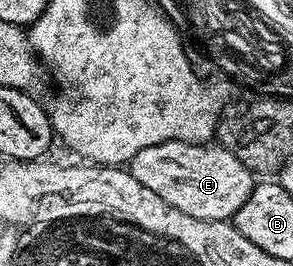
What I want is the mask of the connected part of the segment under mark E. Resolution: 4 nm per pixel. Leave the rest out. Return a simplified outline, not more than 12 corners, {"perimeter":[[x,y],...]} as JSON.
{"perimeter":[[167,141],[130,162],[194,219],[231,221],[254,174],[220,143]]}

